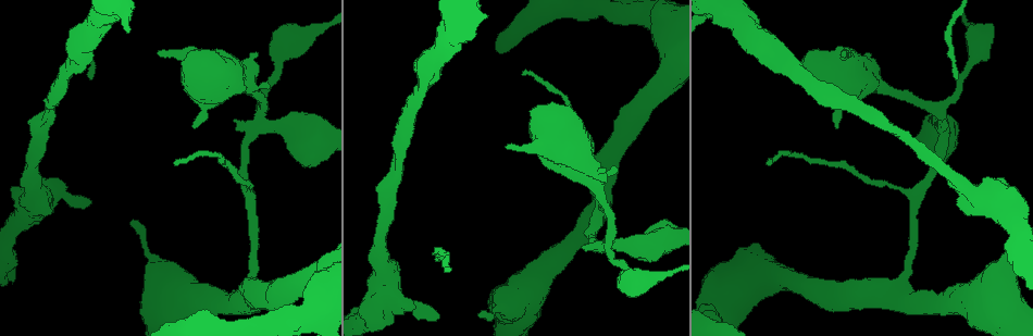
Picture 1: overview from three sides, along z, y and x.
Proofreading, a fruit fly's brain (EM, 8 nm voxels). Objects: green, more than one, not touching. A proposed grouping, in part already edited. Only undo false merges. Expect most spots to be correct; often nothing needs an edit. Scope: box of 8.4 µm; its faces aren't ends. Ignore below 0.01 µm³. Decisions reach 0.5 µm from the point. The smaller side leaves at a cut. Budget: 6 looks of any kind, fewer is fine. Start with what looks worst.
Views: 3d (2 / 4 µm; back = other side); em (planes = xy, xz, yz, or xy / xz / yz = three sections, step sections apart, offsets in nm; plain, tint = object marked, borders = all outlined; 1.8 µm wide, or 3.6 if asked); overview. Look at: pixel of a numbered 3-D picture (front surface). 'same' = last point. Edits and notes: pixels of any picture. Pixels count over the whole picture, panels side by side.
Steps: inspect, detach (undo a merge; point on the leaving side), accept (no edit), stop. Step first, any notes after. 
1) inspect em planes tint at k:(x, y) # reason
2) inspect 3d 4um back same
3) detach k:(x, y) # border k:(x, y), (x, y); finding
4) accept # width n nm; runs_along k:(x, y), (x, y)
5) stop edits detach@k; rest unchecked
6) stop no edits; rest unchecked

inspect 3d 2um at 1:(943, 123) # four or more arms meet

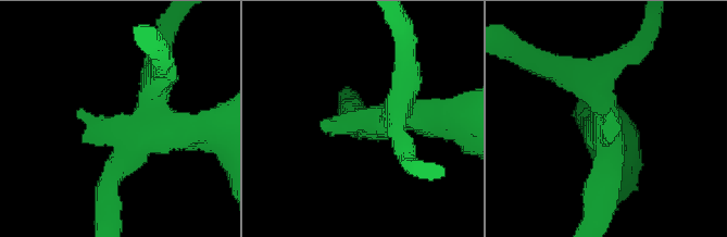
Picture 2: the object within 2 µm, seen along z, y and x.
inspect em planes tint at 2:(600, 123) # arms 4; shape alone is not enough

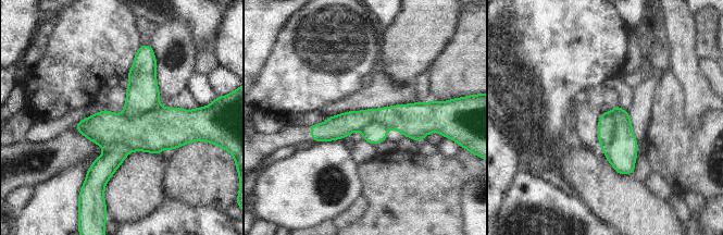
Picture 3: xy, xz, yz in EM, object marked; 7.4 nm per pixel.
detach 3:(606, 124) # width 220 nm; border 3:(610, 113), (614, 135), (602, 150); two cells meet here

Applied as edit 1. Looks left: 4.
inspect overview

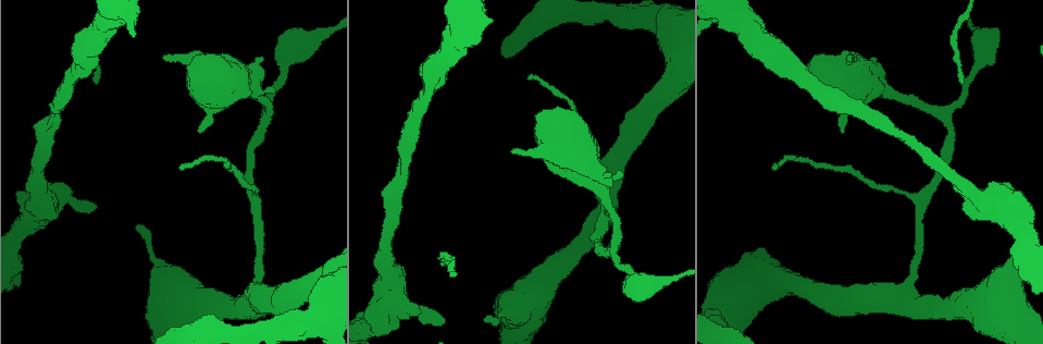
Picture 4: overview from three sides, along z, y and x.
inspect em 3.6um planes tint at 4:(601, 187) # sharp bend

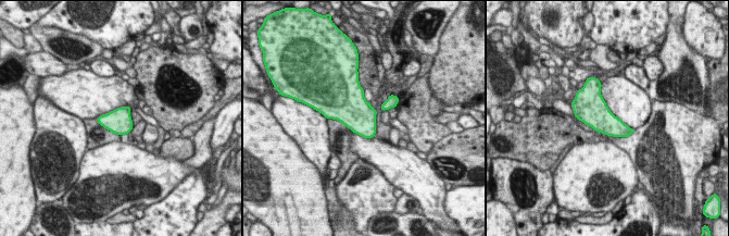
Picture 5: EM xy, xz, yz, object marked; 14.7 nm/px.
accept # all the same cell

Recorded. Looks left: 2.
inspect em planes tint at 4:(604, 224)

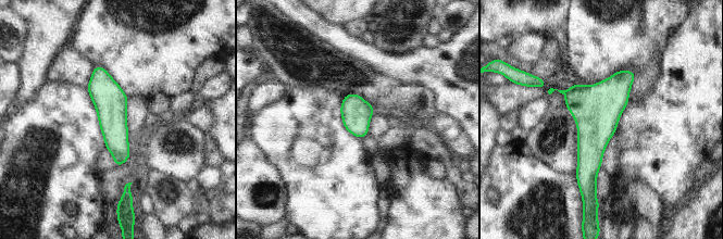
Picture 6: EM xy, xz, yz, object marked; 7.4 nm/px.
accept # width 220 nm; runs_along 6:(97, 68), (111, 102), (117, 163); all the same cell

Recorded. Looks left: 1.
stop edits detach@3; rest unchecked

